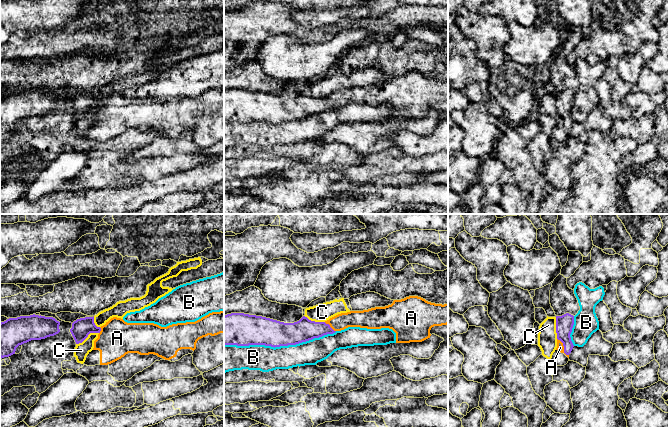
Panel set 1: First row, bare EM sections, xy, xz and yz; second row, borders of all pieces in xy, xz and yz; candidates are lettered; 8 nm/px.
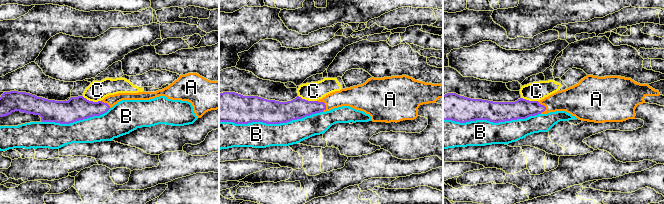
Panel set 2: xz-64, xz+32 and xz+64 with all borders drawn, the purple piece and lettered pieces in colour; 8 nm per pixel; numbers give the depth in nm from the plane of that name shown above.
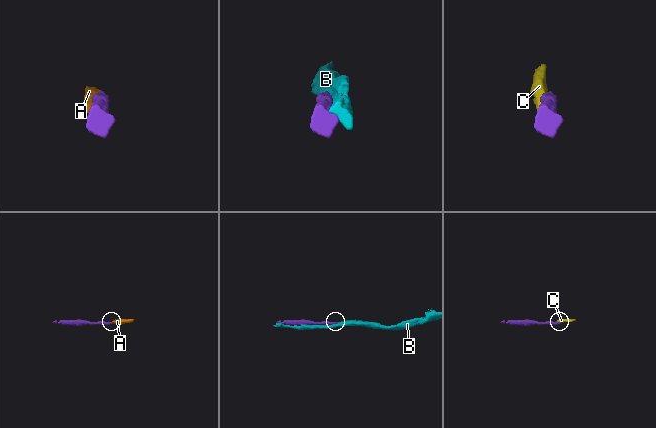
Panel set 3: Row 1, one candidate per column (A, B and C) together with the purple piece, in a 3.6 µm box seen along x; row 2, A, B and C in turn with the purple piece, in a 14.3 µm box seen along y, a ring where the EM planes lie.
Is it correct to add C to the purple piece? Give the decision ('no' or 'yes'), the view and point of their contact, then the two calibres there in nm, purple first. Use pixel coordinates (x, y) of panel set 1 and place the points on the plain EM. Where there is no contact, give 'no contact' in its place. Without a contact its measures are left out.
no | xy (87, 112) | 160/120 nm

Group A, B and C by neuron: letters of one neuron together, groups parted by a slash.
A / B / C

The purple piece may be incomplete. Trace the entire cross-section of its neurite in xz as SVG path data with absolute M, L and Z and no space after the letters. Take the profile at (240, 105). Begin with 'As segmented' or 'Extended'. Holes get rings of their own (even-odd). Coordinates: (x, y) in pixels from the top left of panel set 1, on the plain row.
Extended. M409 72L401 76L394 76L391 81L385 83L341 89L325 98L311 97L305 92L297 98L284 99L244 89L227 90L224 92L224 121L265 121L274 124L296 121L327 110L333 110L348 103L367 105L389 104L396 109L396 119L422 118L430 114L432 103L447 100L448 80L435 80L418 72Z

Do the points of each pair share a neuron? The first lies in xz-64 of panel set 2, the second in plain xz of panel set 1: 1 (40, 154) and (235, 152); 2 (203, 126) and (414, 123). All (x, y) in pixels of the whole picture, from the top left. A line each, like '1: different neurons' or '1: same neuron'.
1: same neuron
2: same neuron

